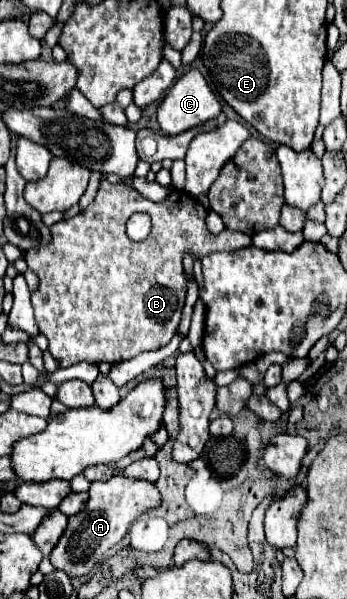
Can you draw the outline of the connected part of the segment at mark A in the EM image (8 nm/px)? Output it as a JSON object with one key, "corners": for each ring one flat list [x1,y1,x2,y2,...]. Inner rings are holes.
{"corners":[[111,477,109,481,93,481,89,489,87,509,69,519,65,533,59,543,53,547,49,559,55,569,65,571,69,577,87,575,95,561,105,555,113,545,121,543,129,525,143,513,161,503,161,493,157,487,143,479,127,479,127,477]]}

